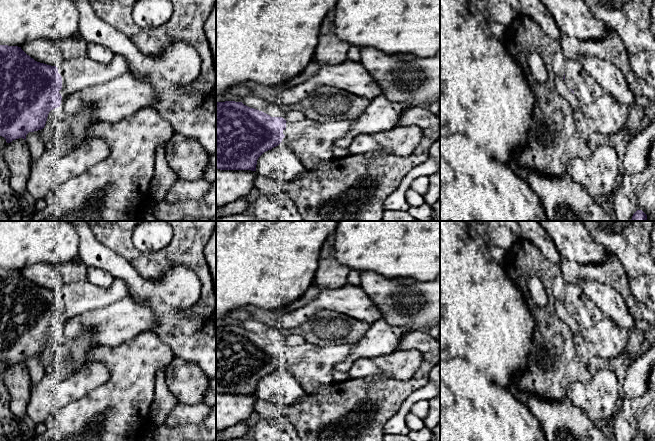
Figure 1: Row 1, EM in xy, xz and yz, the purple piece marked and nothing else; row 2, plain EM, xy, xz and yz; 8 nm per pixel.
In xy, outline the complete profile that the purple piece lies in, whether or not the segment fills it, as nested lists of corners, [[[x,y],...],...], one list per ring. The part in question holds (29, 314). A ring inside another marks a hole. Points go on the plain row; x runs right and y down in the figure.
[[[0,269],[0,360],[4,361],[7,367],[19,362],[26,364],[29,356],[45,351],[49,336],[60,331],[61,324],[69,318],[103,308],[129,296],[128,286],[117,278],[114,278],[107,288],[96,286],[89,281],[78,281],[65,284],[56,291],[35,285],[21,271]]]

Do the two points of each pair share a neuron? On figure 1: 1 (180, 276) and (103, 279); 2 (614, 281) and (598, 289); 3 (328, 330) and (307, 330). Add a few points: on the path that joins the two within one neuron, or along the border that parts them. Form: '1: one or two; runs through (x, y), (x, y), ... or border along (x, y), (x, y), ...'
1: two; border along (92, 267), (105, 269), (113, 278)
2: two; border along (584, 279), (609, 284), (620, 294), (624, 301)
3: one; runs through (323, 330), (312, 330)

